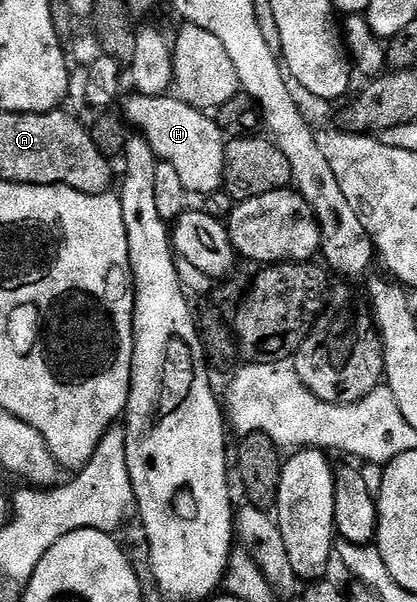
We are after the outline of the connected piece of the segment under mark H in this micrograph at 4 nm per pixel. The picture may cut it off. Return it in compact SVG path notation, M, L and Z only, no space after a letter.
M132 94L124 104L122 116L139 135L150 142L154 154L163 163L174 166L182 177L185 193L200 192L206 197L224 188L224 146L226 137L207 111L190 106L175 94L142 96Z

